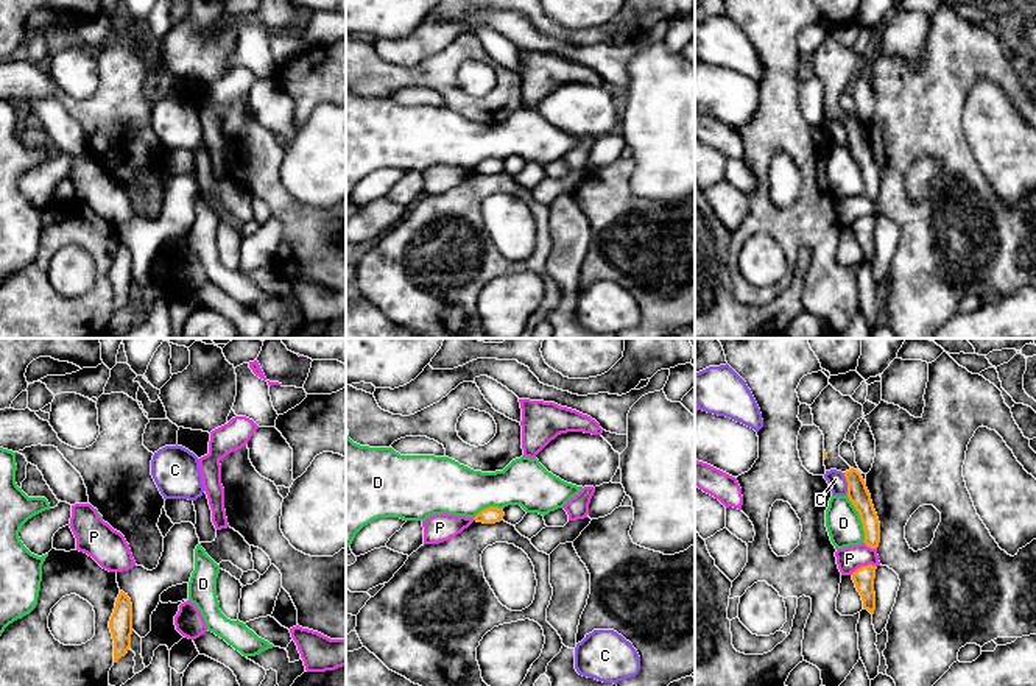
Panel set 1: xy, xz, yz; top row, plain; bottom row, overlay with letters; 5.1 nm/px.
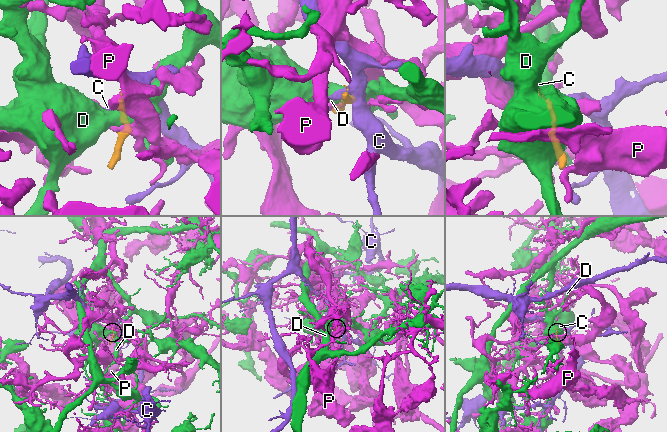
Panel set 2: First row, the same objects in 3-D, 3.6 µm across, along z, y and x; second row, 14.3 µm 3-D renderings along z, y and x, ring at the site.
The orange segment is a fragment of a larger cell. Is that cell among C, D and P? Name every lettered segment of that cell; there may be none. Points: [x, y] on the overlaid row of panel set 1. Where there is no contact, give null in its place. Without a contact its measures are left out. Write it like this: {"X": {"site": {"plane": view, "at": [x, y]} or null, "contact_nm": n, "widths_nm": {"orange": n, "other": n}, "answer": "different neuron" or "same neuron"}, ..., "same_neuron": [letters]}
{"C": {"site": {"plane": "yz", "at": [848, 484]}, "contact_nm": 120, "widths_nm": {"orange": 110, "other": 90}, "answer": "different neuron"}, "D": {"site": {"plane": "yz", "at": [860, 518]}, "contact_nm": 260, "widths_nm": {"orange": 110, "other": 180}, "answer": "different neuron"}, "P": {"site": {"plane": "yz", "at": [863, 566]}, "contact_nm": 140, "widths_nm": {"orange": 110, "other": 130}, "answer": "different neuron"}, "same_neuron": []}

